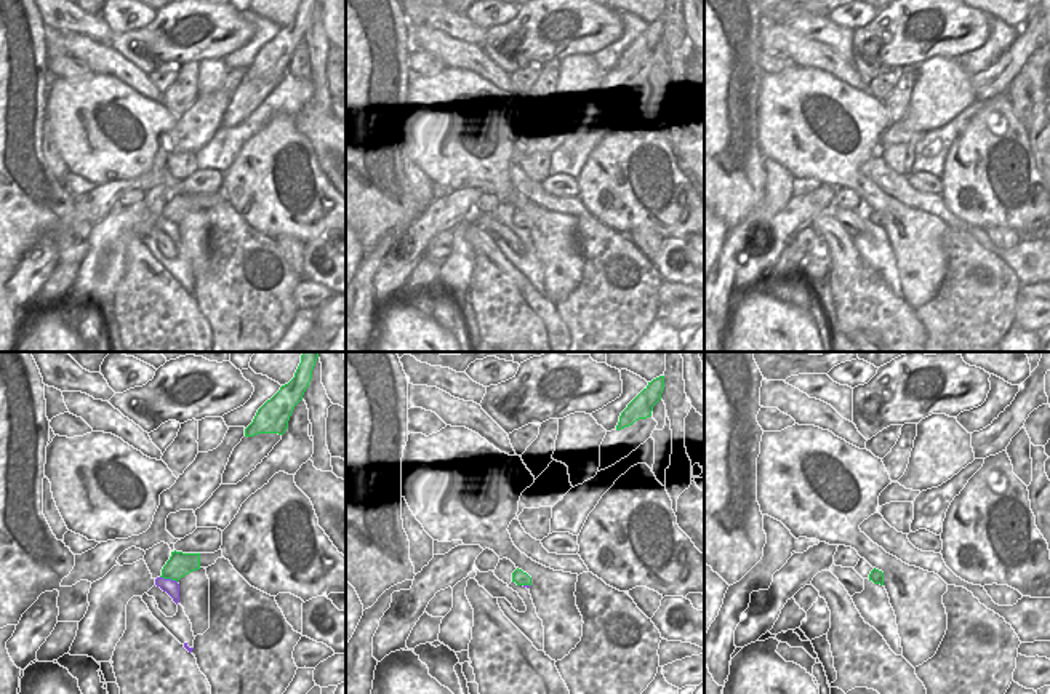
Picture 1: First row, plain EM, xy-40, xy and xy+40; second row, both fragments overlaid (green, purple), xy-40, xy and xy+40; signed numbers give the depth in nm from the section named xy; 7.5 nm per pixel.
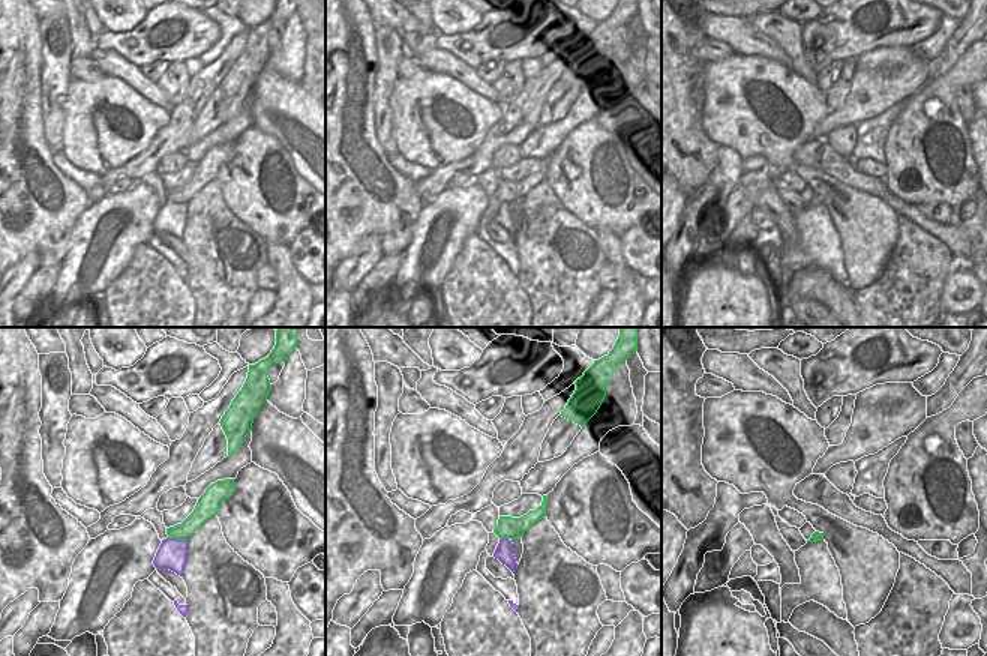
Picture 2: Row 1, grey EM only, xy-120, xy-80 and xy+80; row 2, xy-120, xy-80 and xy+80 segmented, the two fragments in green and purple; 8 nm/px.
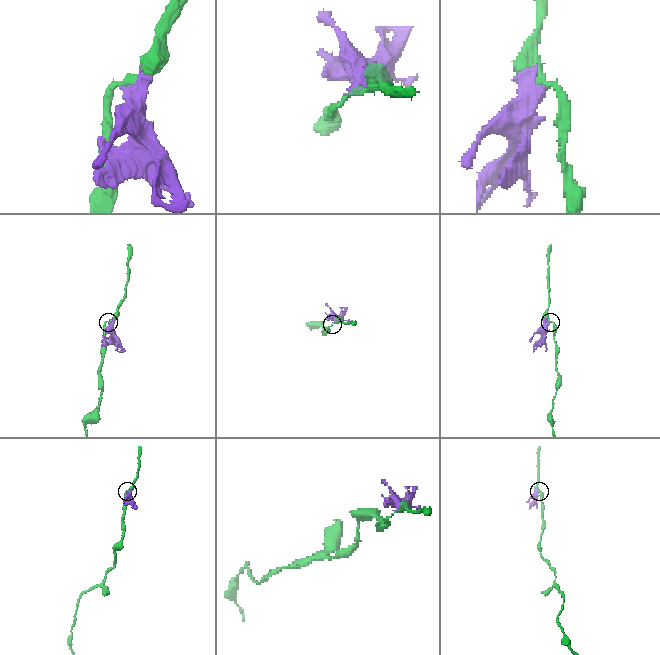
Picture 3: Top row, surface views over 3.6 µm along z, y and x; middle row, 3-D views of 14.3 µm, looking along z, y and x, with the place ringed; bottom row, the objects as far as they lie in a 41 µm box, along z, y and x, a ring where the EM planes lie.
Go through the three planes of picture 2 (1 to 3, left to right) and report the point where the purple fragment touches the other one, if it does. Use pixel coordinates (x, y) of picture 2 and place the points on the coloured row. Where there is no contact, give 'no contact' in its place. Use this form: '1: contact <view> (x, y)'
1: contact xy-120 (177, 539)
2: contact xy-80 (504, 538)
3: no contact

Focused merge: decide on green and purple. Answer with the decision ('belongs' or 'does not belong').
does not belong

